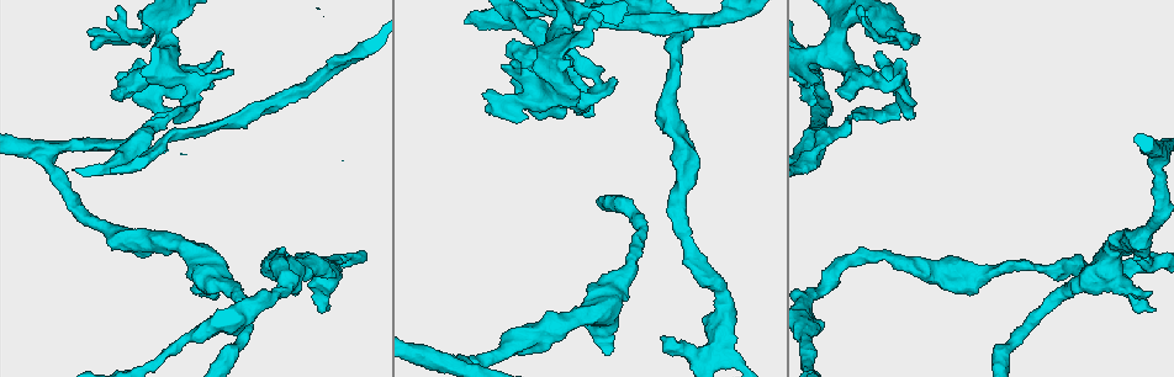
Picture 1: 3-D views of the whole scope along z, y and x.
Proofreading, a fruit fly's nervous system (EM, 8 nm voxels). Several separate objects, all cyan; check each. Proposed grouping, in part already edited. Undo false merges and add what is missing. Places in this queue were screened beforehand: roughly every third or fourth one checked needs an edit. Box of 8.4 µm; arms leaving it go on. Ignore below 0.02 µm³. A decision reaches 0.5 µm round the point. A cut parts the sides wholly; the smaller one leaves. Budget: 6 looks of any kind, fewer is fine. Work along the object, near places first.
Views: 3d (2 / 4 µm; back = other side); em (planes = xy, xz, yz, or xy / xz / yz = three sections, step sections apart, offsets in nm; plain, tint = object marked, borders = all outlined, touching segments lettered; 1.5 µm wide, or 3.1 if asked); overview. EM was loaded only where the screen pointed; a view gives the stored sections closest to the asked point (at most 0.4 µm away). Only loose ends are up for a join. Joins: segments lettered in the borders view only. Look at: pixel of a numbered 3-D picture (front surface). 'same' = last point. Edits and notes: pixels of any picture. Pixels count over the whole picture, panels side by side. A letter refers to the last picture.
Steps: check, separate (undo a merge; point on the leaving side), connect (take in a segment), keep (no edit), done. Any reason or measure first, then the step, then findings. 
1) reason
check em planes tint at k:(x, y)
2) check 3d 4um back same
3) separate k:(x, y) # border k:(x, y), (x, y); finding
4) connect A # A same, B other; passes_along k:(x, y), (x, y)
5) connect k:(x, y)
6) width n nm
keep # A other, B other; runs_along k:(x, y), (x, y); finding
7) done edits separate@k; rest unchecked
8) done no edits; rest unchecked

check 3d 4um back at 1:(569, 107)

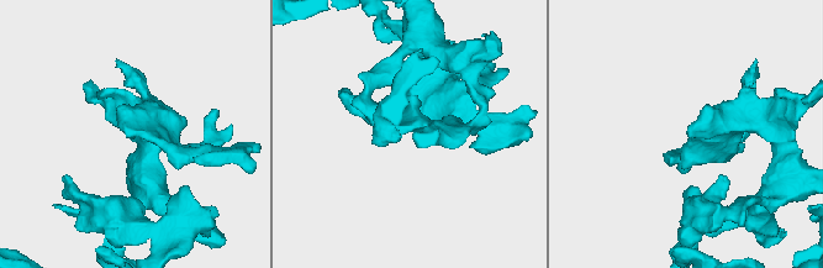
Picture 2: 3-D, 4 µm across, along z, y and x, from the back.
check em xy step 8 tint at 2:(687, 133)

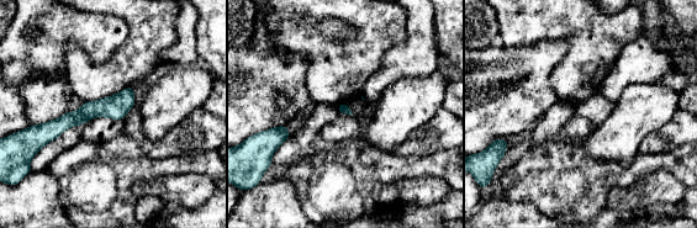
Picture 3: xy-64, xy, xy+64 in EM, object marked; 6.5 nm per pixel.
another direction
check em planes borders same

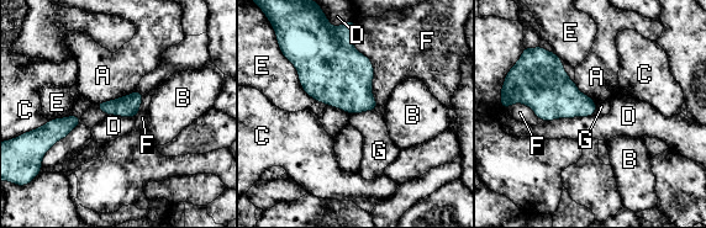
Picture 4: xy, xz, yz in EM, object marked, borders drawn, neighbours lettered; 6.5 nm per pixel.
keep # A other, B other, C other, D other, E other, F other, G other; border 4:(595, 111), (588, 116), (542, 121); none of them fits

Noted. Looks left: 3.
arms part here
check 3d 4um at 1:(134, 81)

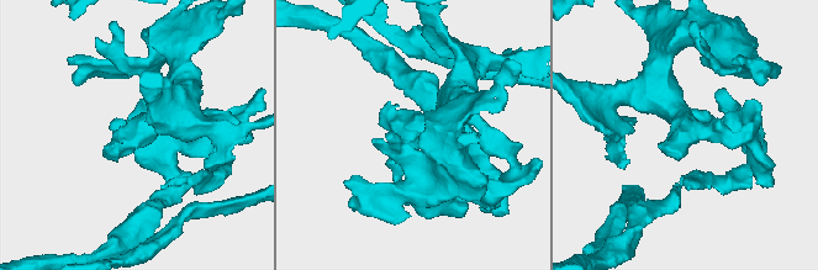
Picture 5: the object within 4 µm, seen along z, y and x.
check em planes tint at 5:(415, 132)

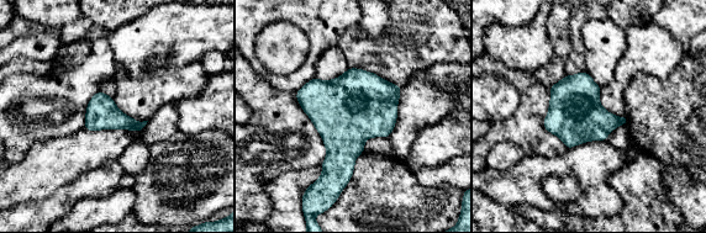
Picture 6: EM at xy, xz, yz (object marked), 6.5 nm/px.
check em planes borders same

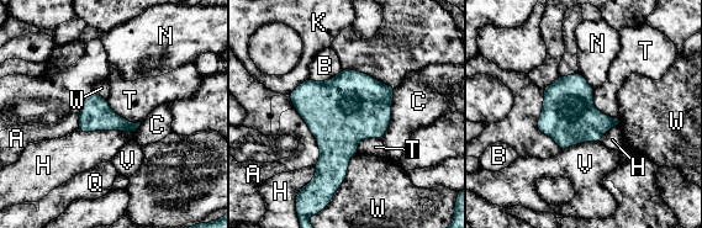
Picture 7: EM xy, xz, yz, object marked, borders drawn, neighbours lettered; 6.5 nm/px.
keep # A other, B other, C other, H other, K other, N other, Q other, T other, V other, W other; continuous, no second cell

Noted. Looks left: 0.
done no edits; rest unchecked

